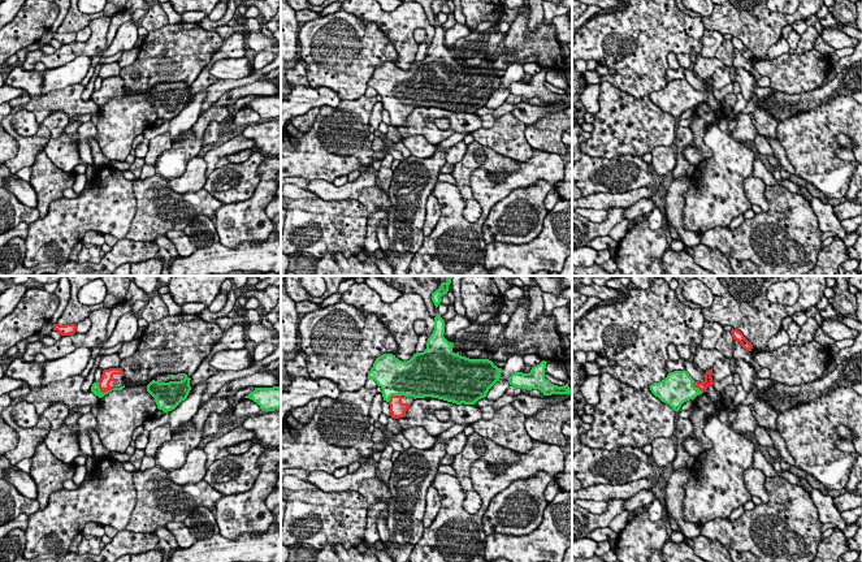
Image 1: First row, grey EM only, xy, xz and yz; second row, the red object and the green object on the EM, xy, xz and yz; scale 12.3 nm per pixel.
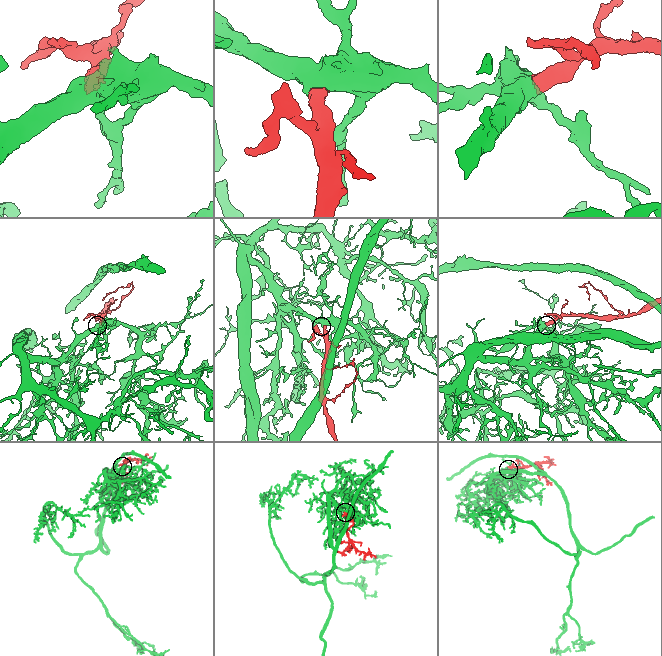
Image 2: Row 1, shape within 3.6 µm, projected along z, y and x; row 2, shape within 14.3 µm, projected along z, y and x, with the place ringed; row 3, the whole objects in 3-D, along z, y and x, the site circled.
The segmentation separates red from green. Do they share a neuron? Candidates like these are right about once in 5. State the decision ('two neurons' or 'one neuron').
one neuron

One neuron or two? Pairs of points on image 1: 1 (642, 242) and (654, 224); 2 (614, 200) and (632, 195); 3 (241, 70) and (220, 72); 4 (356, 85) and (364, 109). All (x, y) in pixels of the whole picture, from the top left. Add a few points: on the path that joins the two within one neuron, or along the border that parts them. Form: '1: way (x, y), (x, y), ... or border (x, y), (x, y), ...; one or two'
1: border (645, 216), (653, 229), (662, 228); two
2: way (618, 200), (628, 199); one
3: way (235, 70), (225, 70); one
4: border (364, 94), (355, 99), (343, 100); two

